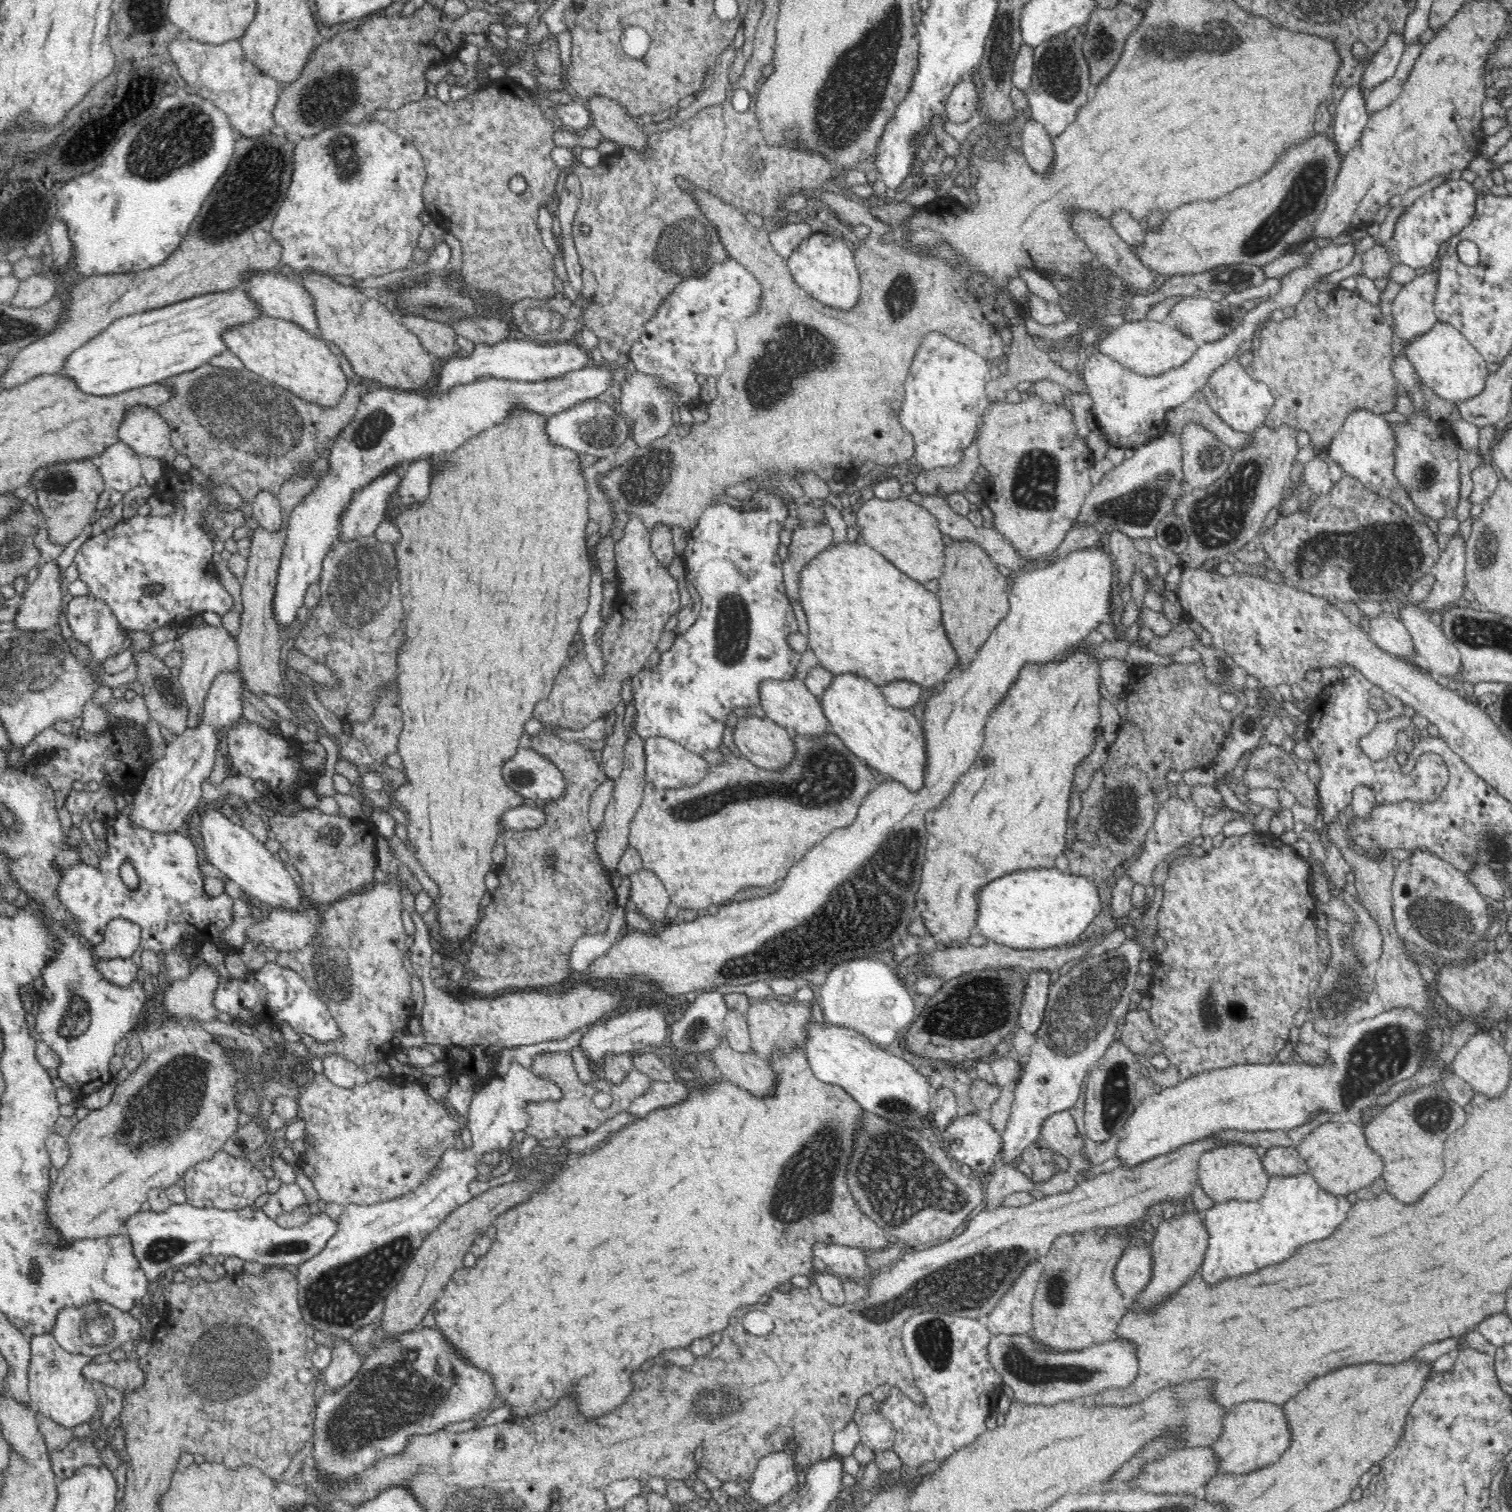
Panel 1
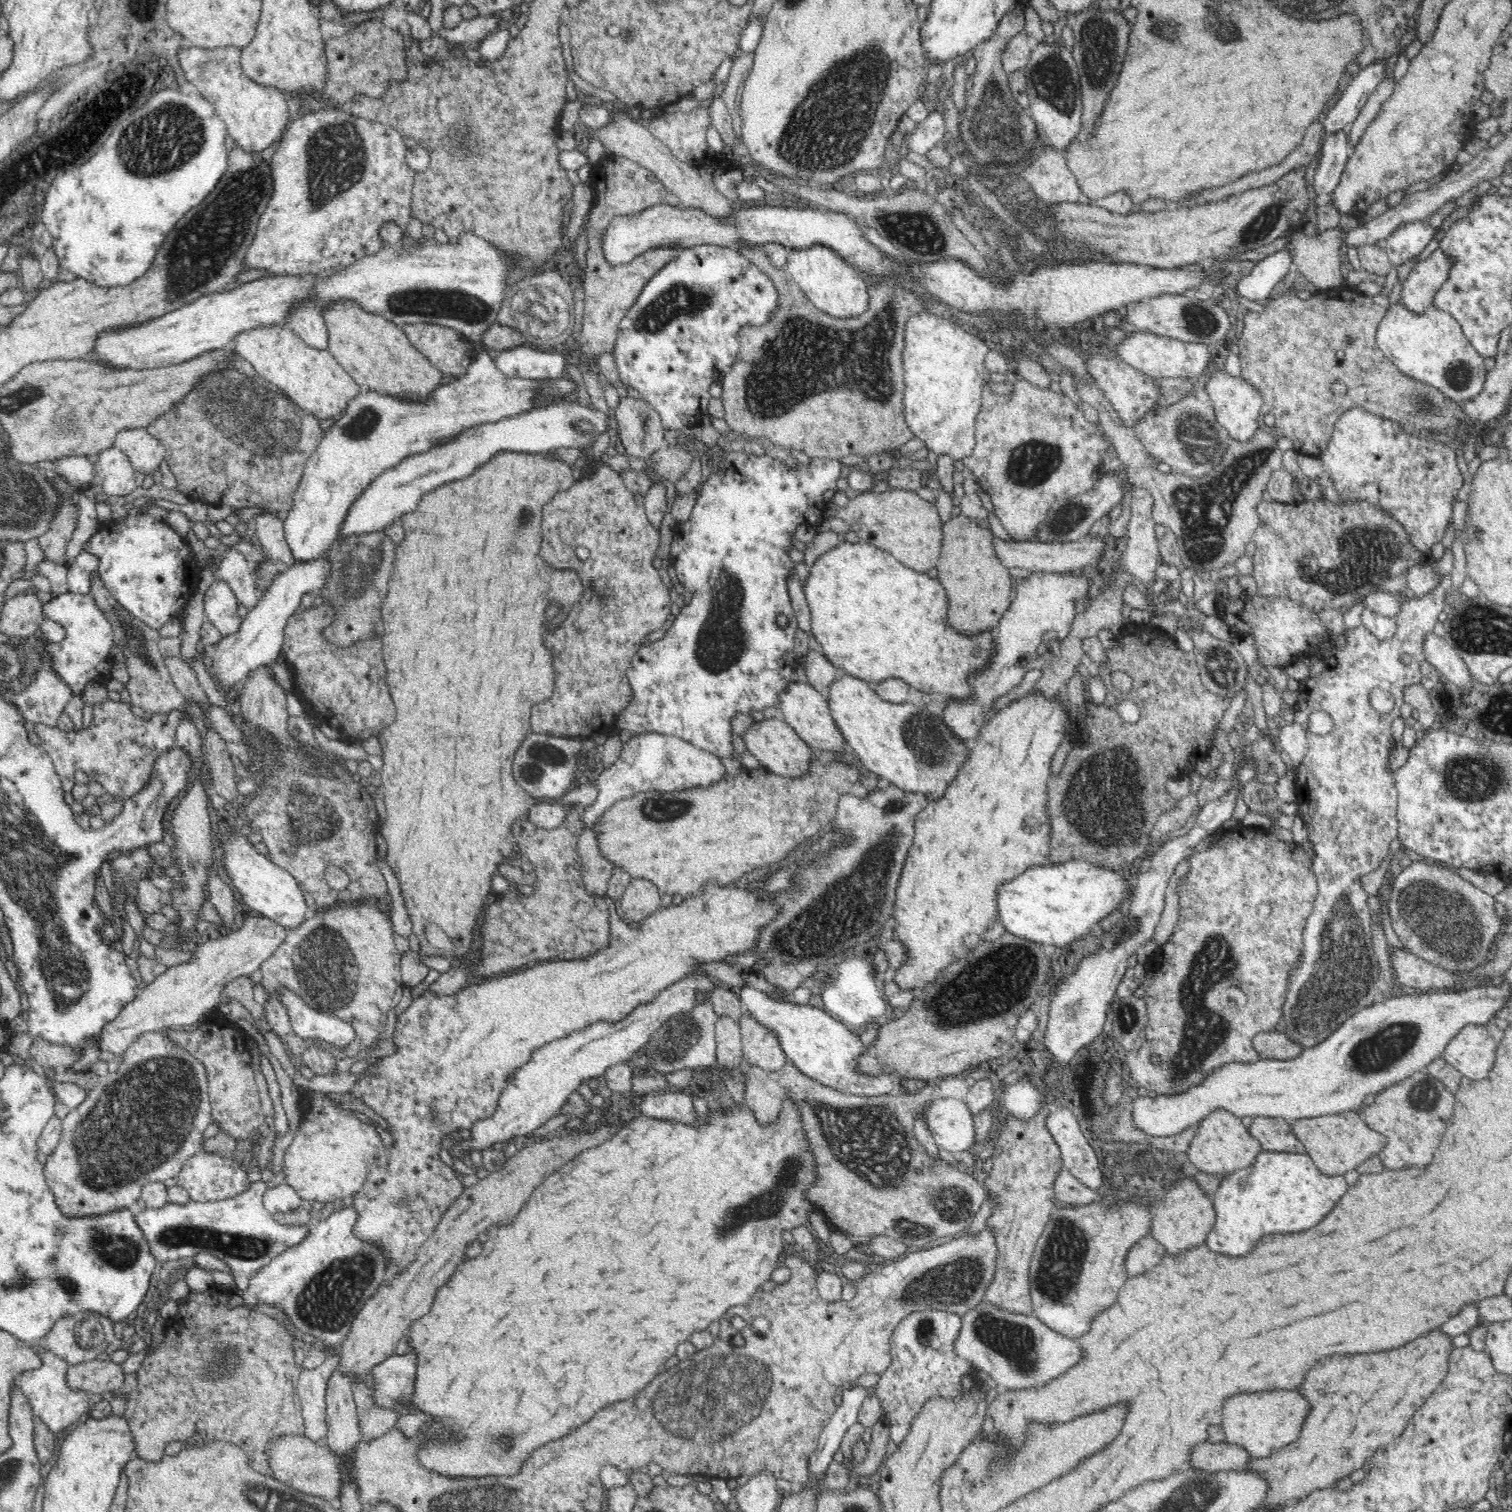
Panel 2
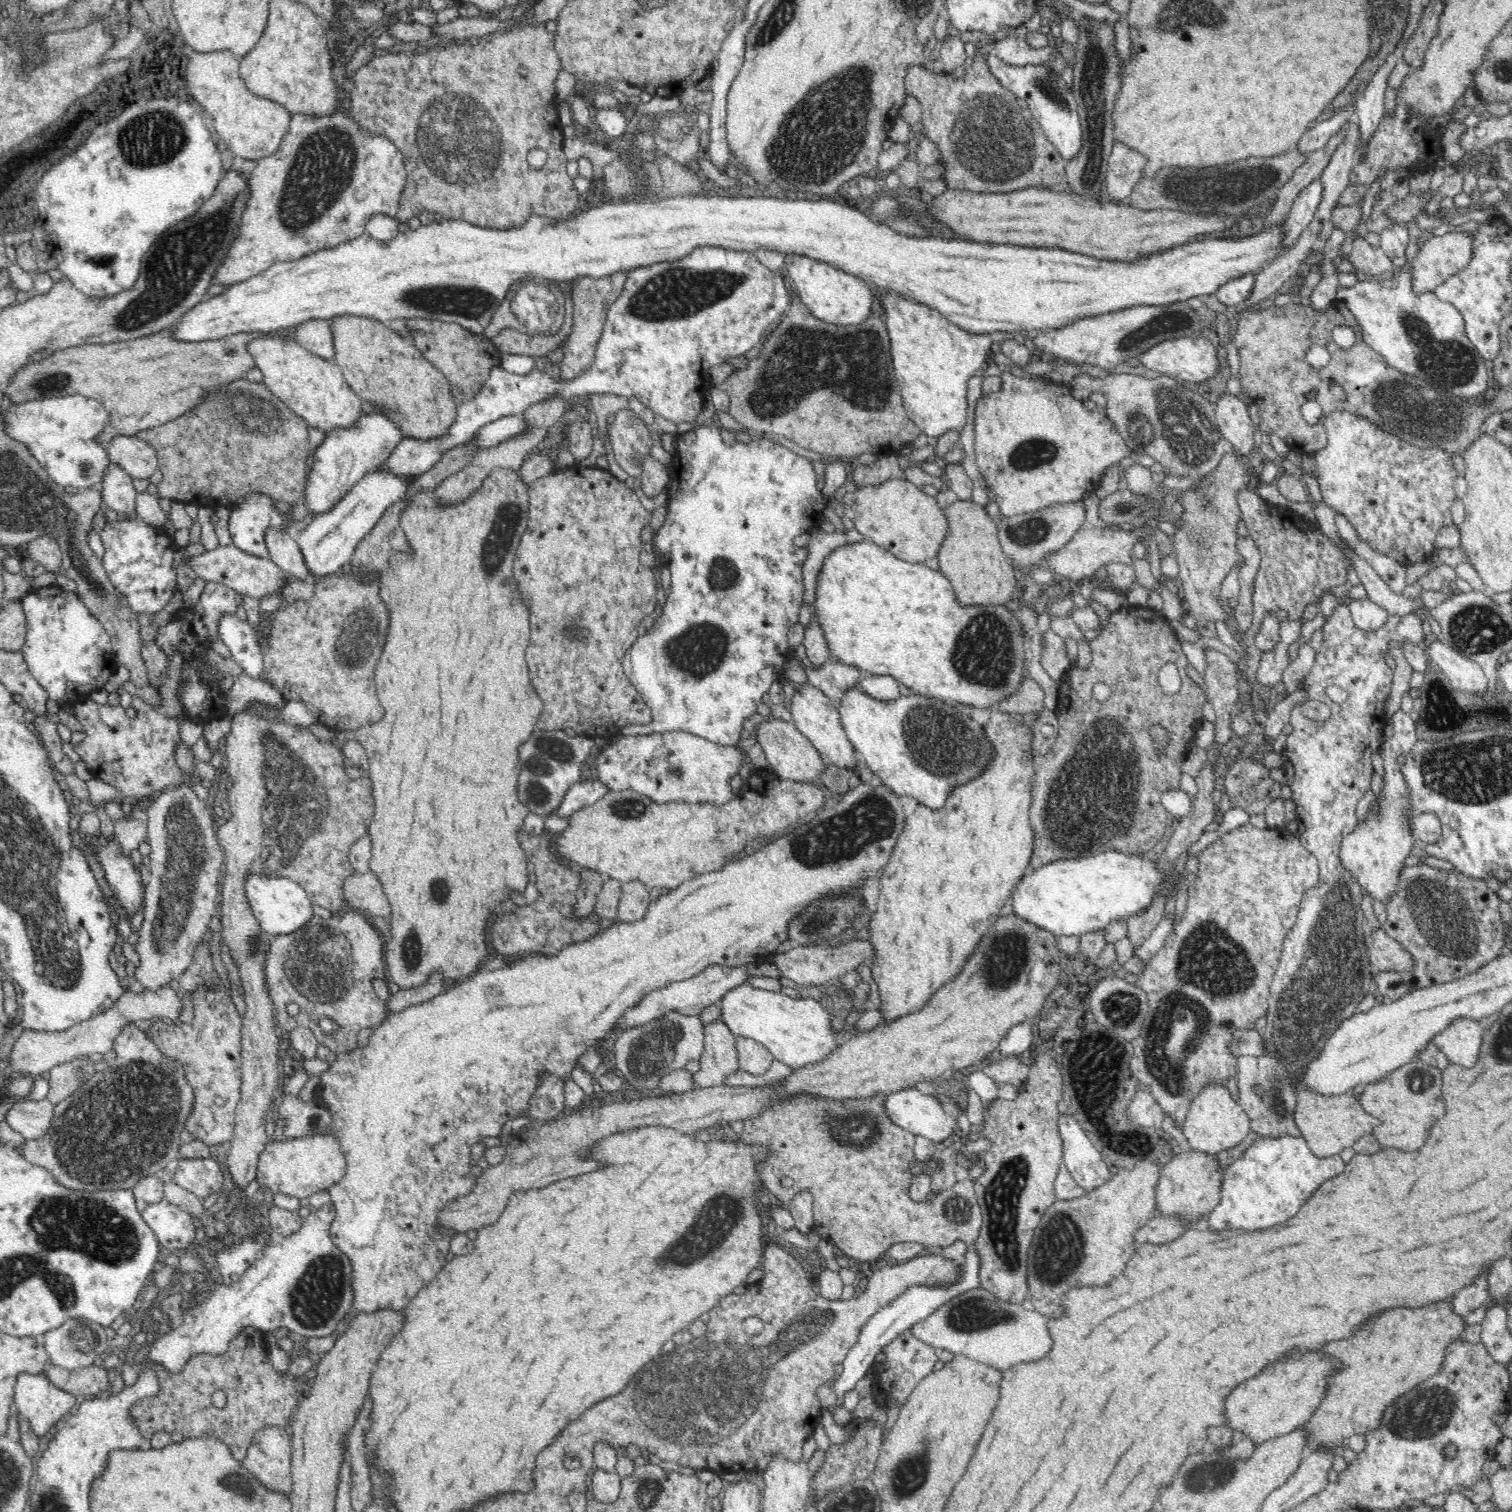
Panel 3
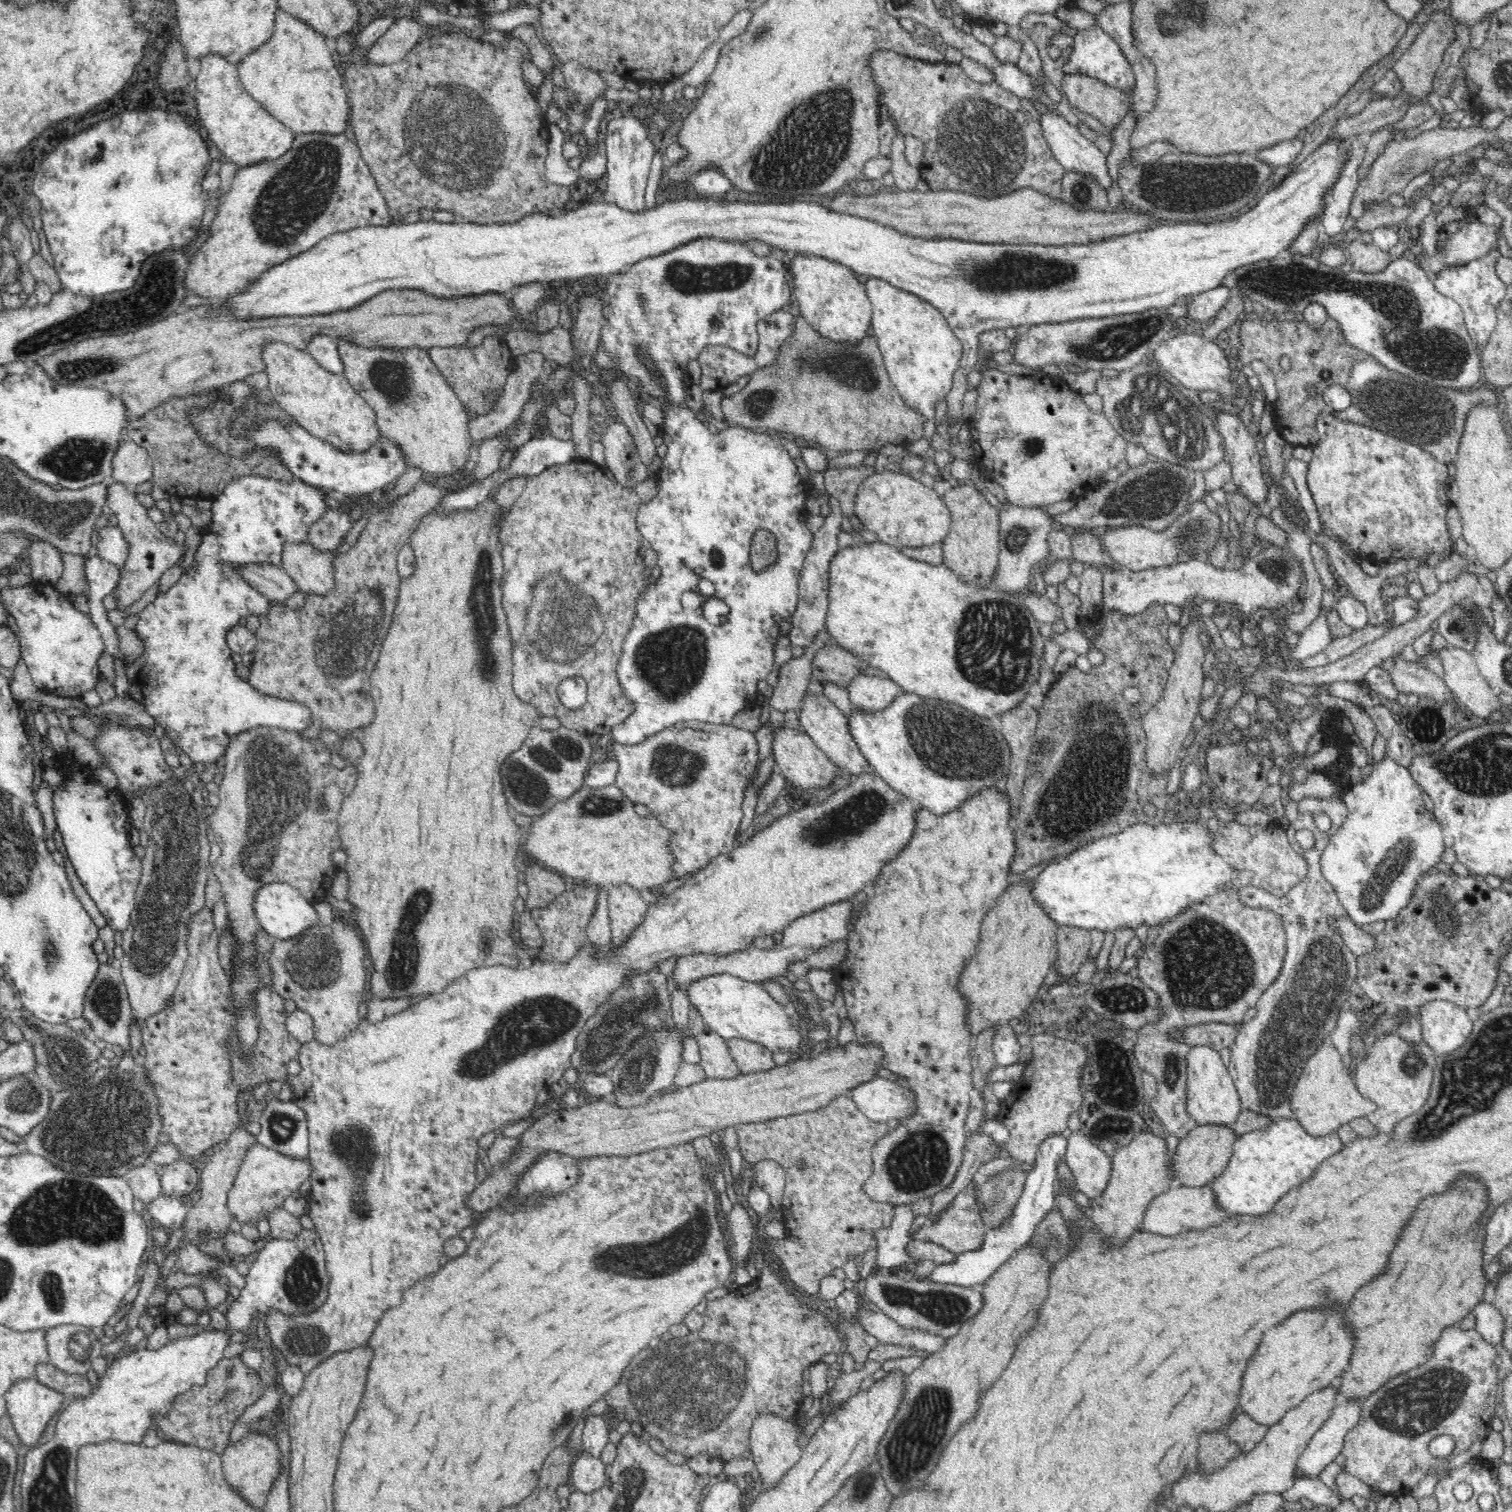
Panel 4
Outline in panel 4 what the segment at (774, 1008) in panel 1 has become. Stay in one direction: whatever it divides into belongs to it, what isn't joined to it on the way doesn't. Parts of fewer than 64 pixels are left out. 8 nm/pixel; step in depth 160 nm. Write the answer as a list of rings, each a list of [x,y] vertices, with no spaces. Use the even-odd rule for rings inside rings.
[[[726,1039],[730,1054],[742,1073],[772,1070],[772,1053],[761,1044],[744,1039]]]

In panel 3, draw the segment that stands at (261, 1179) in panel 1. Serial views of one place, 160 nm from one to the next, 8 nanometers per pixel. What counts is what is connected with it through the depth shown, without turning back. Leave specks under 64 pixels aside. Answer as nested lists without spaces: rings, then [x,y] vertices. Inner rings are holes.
[[[181,1159],[172,1182],[200,1198],[208,1198],[221,1190],[226,1180],[226,1172],[214,1160]]]

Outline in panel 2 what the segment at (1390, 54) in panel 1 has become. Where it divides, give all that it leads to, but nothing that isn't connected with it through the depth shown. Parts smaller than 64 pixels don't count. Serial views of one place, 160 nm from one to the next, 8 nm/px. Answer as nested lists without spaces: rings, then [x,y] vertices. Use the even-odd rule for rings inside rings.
[[[1386,59],[1366,65],[1346,86],[1332,109],[1329,109],[1323,120],[1325,133],[1338,132],[1347,128],[1357,119],[1367,98],[1376,90],[1386,74]]]

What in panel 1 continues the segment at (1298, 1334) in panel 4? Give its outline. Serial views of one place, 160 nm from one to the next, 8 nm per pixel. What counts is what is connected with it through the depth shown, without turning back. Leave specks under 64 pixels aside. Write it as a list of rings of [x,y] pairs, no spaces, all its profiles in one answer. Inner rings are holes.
[[[1244,1402],[1226,1410],[1222,1434],[1211,1444],[1219,1458],[1218,1474],[1244,1475],[1277,1462],[1290,1444],[1288,1422],[1282,1410],[1268,1402]]]

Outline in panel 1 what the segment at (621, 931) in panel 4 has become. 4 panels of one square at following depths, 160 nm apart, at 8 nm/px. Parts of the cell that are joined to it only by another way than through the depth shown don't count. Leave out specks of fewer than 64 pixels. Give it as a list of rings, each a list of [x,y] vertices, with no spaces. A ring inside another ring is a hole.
[[[640,869],[632,876],[629,898],[646,920],[662,926],[666,923],[666,911],[670,896],[658,876],[648,869]]]

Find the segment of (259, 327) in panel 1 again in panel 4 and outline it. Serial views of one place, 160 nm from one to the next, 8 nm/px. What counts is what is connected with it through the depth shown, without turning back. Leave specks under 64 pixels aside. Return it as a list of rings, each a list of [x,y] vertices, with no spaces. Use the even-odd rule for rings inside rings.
[[[268,341],[263,346],[261,357],[268,380],[268,394],[309,434],[344,453],[366,452],[383,437],[376,414],[350,387],[344,374],[323,370],[306,350],[278,341]]]

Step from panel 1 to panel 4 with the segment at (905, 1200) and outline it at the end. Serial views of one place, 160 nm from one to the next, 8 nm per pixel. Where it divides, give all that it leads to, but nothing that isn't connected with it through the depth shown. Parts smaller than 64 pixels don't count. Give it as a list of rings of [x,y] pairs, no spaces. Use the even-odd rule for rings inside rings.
[[[842,1095],[835,1098],[832,1098],[832,1102],[826,1104],[822,1108],[816,1110],[802,1112],[802,1114],[790,1114],[784,1117],[778,1117],[766,1121],[756,1122],[756,1123],[743,1123],[735,1127],[736,1133],[738,1135],[738,1148],[741,1152],[741,1155],[744,1158],[744,1163],[746,1167],[756,1166],[760,1160],[773,1160],[777,1162],[782,1169],[784,1169],[784,1174],[786,1176],[784,1184],[784,1209],[781,1211],[781,1221],[784,1223],[786,1228],[786,1233],[788,1237],[785,1239],[778,1239],[775,1243],[770,1243],[764,1241],[765,1249],[768,1247],[771,1248],[773,1256],[778,1258],[780,1268],[784,1268],[786,1272],[787,1282],[794,1282],[796,1291],[804,1296],[807,1299],[817,1299],[819,1286],[821,1280],[824,1277],[832,1275],[832,1271],[835,1268],[842,1268],[842,1266],[851,1258],[859,1260],[862,1255],[866,1254],[870,1249],[876,1249],[878,1247],[878,1241],[876,1241],[876,1231],[878,1228],[888,1228],[892,1224],[894,1218],[894,1212],[896,1206],[892,1203],[872,1201],[868,1197],[868,1193],[864,1193],[864,1187],[862,1184],[872,1176],[872,1146],[876,1140],[880,1141],[885,1135],[890,1133],[890,1124],[885,1122],[875,1122],[870,1120],[860,1109],[858,1105],[850,1099],[850,1096]],[[796,1136],[796,1138],[794,1138]],[[798,1162],[803,1162],[805,1164],[805,1169],[800,1171],[798,1167]],[[970,1189],[960,1192],[936,1222],[914,1232],[910,1240],[930,1241],[958,1255],[980,1249],[988,1228],[977,1206]]]

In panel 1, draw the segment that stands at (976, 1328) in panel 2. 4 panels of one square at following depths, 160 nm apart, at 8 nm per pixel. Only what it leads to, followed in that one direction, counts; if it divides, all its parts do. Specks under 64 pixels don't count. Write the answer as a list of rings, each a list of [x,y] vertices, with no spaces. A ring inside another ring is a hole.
[[[991,1332],[989,1362],[1002,1376],[1004,1384],[1014,1391],[1016,1399],[1030,1405],[1054,1405],[1061,1401],[1086,1401],[1106,1388],[1124,1388],[1138,1376],[1137,1350],[1126,1340],[1110,1340],[1075,1350],[1060,1353],[1060,1350],[1042,1347],[1028,1335],[994,1335]]]

